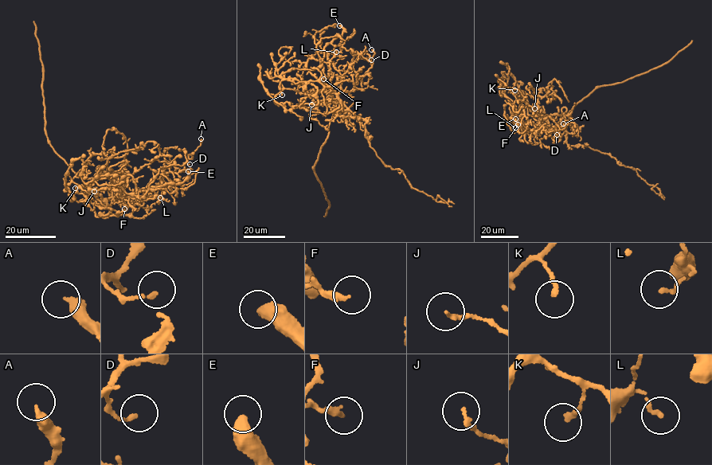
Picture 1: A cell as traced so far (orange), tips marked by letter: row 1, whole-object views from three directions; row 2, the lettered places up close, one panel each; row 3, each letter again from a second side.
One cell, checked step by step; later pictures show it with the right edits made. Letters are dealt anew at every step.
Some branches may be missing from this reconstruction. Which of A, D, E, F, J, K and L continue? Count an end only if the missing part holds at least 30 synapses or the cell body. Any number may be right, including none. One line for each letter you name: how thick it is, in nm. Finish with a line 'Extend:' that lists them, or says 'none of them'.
Extend: none of them

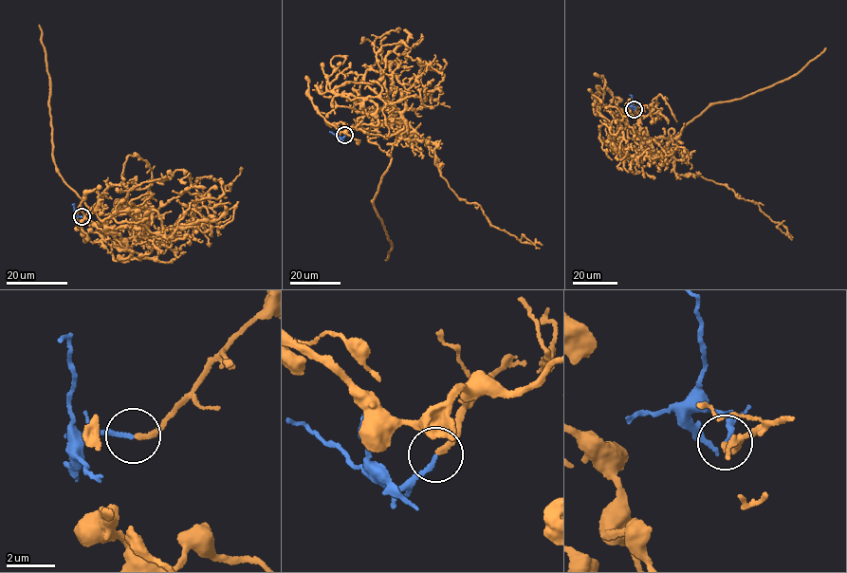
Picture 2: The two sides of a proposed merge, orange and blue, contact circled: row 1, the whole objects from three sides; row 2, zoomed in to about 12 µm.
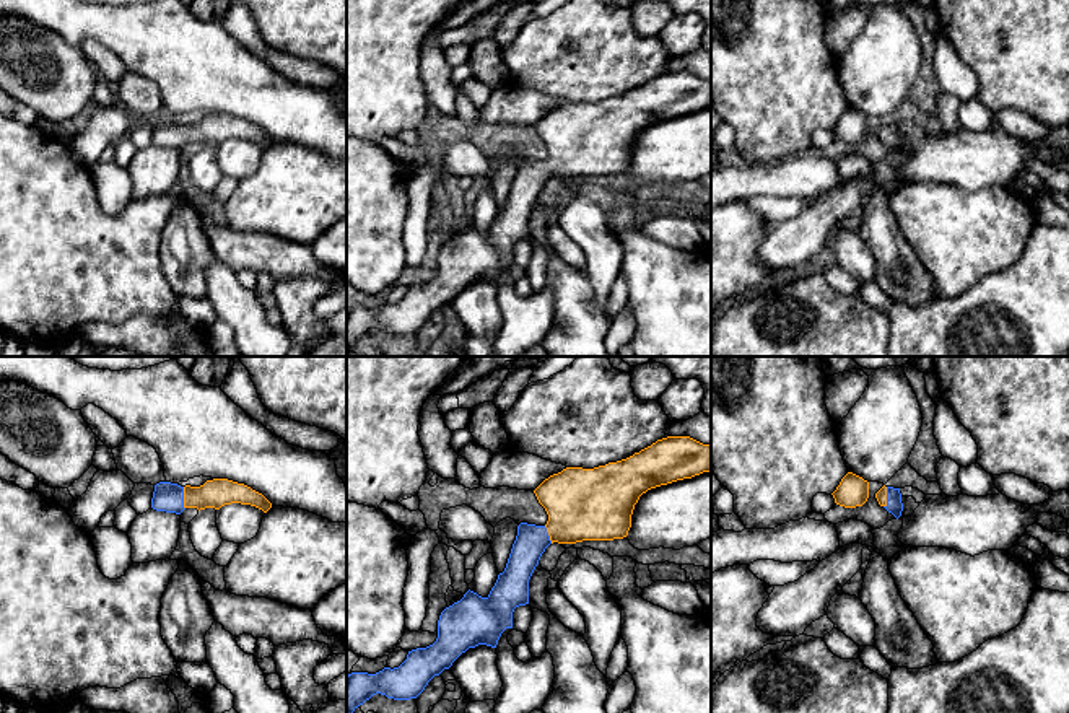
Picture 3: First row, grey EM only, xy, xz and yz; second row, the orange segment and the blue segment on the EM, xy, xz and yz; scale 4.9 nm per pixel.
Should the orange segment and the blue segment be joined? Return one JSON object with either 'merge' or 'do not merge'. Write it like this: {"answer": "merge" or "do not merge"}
{"answer": "merge"}

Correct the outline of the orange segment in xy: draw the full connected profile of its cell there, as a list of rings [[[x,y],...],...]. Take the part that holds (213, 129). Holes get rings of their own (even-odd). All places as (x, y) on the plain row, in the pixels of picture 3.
[[[228,114],[207,116],[200,122],[159,117],[155,120],[151,133],[153,145],[176,150],[181,150],[185,143],[220,145],[231,138],[251,140],[264,148],[272,143],[272,138],[262,129]]]

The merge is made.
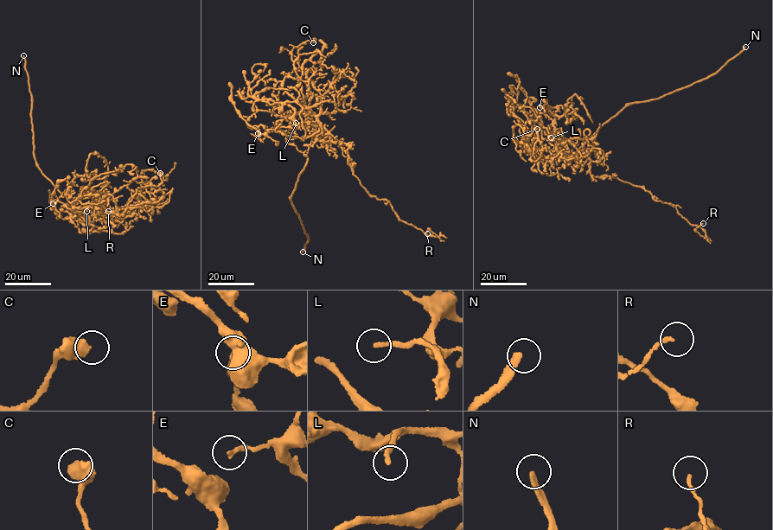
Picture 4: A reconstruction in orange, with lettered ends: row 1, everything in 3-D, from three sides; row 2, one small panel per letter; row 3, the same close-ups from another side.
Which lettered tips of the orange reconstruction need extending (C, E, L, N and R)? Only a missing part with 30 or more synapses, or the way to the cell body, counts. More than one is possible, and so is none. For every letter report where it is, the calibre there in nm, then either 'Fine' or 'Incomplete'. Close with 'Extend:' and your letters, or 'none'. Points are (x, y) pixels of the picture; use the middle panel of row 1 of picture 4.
C: Place: (313, 42). Thickness 550 nm. Fine
E: Place: (258, 133). Thickness 140 nm. Fine
L: Place: (296, 123). Thickness 180 nm. Incomplete
N: Place: (303, 252). Thickness 240 nm. Incomplete
R: Place: (427, 233). Thickness 140 nm. Fine
Extend: L, N

